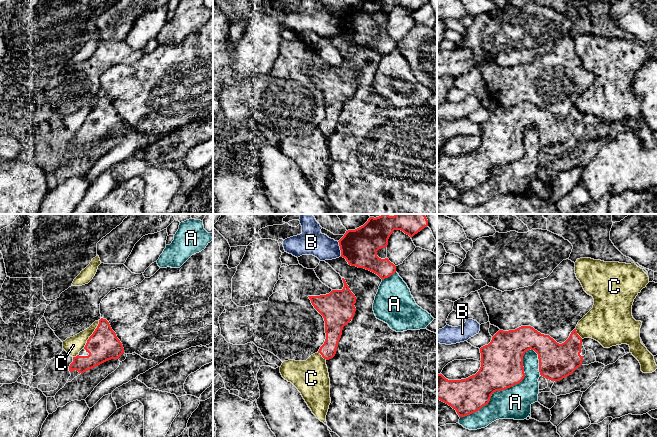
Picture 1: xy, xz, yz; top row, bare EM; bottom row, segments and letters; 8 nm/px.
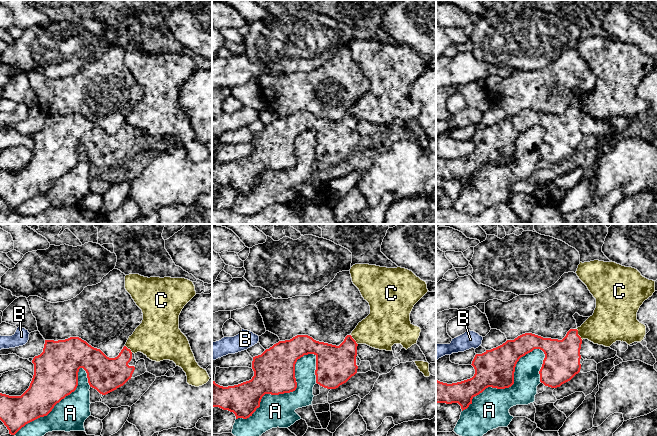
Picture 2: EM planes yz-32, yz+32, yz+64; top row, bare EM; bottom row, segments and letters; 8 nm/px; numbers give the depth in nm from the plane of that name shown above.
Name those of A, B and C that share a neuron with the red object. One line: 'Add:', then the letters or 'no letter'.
Add: no letter

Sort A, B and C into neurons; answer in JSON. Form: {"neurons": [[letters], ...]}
{"neurons": [["A"], ["B"], ["C"]]}

